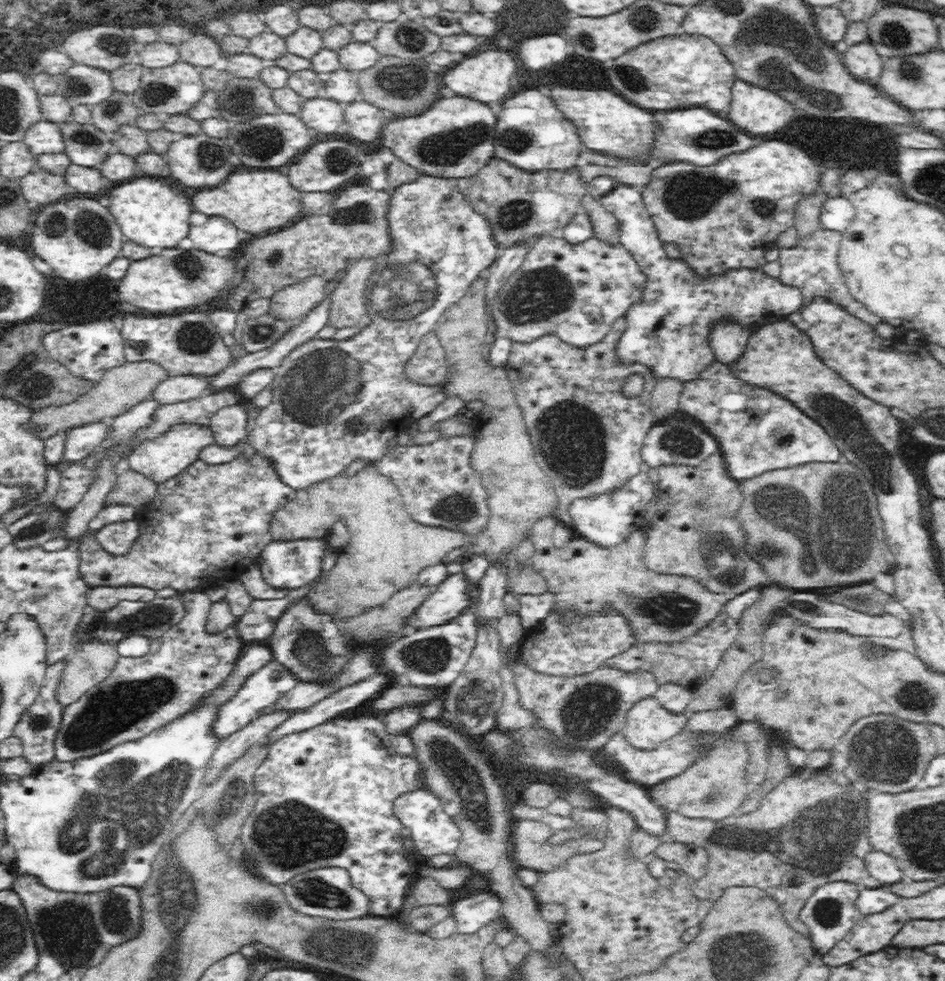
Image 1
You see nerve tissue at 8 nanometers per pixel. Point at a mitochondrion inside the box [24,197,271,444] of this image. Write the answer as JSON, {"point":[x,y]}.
{"point":[92,227]}

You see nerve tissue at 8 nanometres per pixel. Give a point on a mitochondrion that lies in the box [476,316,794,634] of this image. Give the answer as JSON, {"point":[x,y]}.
{"point":[573,439]}

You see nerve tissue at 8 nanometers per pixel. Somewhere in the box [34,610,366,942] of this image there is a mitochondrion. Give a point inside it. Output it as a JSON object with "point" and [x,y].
{"point":[124,806]}

